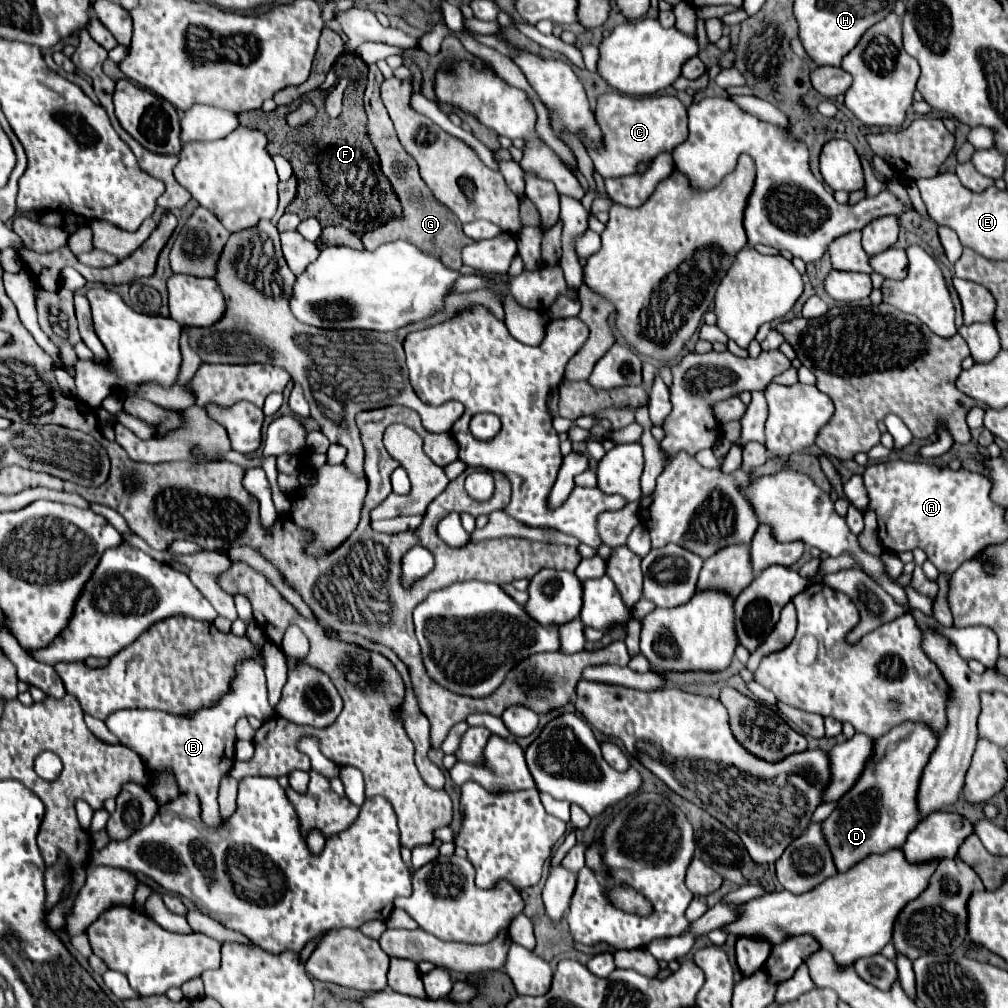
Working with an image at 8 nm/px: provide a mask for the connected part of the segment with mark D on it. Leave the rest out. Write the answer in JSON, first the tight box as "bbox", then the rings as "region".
{"bbox":[822,722,938,872],"region":[[[908,722],[892,728],[886,736],[874,740],[872,756],[868,758],[864,772],[860,774],[856,784],[838,800],[836,810],[832,810],[832,814],[822,822],[822,834],[832,852],[832,860],[838,872],[850,870],[854,864],[862,862],[872,854],[884,854],[888,850],[900,848],[906,842],[908,832],[912,832],[920,824],[922,816],[918,812],[918,784],[936,744],[938,736],[928,726]]]}

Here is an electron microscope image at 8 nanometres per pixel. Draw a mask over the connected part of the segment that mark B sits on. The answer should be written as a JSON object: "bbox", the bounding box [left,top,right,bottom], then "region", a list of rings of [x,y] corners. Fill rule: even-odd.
{"bbox":[106,660,274,828],"region":[[[258,660],[238,662],[234,666],[234,680],[230,680],[228,692],[210,708],[200,708],[198,712],[190,712],[186,716],[166,714],[162,710],[116,710],[108,716],[106,726],[120,740],[120,744],[140,756],[152,776],[154,772],[162,772],[162,768],[166,768],[166,772],[174,772],[180,794],[194,792],[200,800],[202,820],[216,828],[222,824],[216,800],[218,786],[222,776],[226,776],[234,764],[234,724],[240,716],[254,716],[262,722],[274,716],[274,710],[268,704],[266,678]]]}

